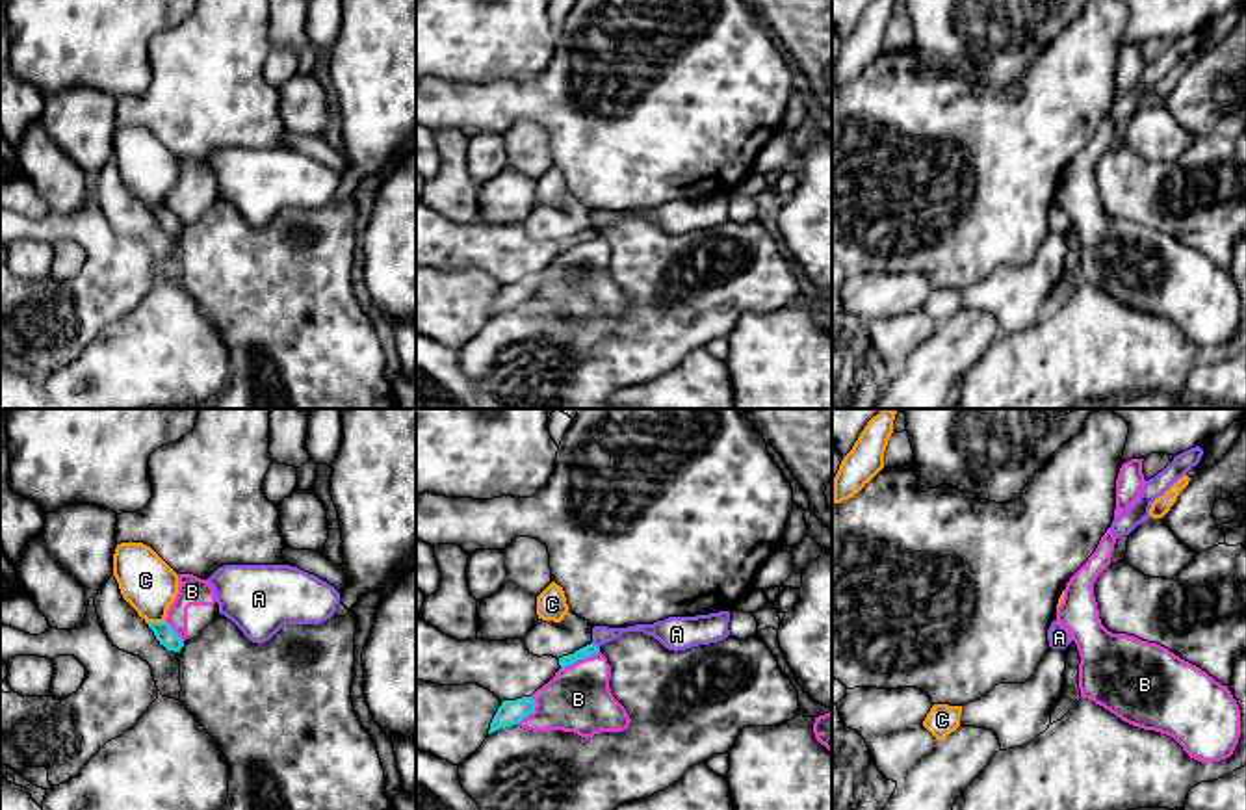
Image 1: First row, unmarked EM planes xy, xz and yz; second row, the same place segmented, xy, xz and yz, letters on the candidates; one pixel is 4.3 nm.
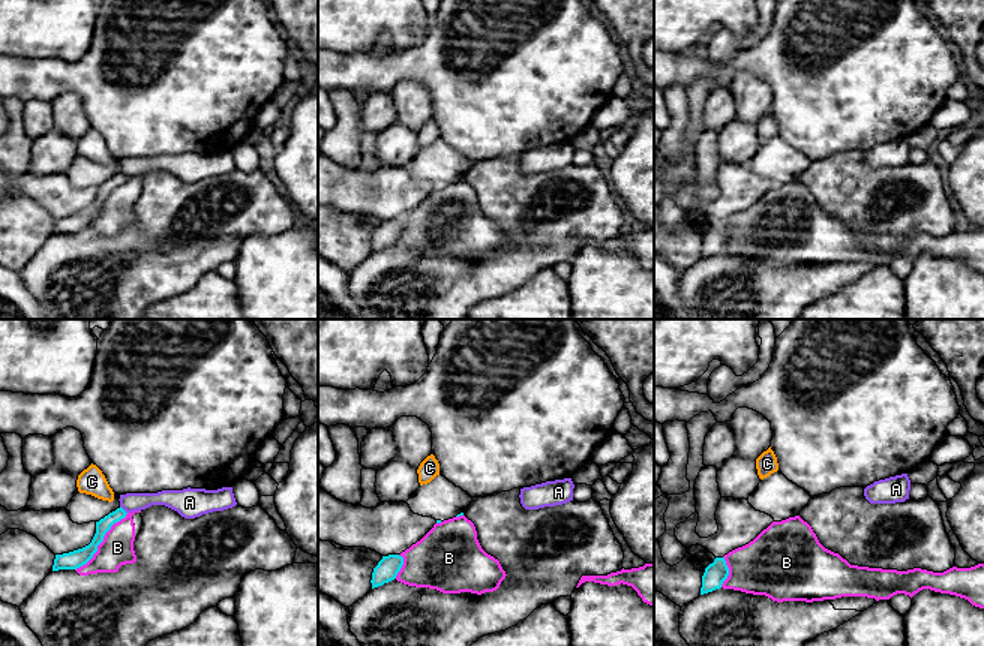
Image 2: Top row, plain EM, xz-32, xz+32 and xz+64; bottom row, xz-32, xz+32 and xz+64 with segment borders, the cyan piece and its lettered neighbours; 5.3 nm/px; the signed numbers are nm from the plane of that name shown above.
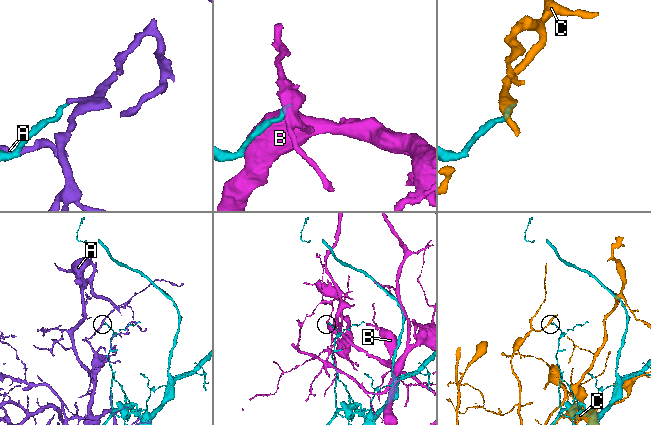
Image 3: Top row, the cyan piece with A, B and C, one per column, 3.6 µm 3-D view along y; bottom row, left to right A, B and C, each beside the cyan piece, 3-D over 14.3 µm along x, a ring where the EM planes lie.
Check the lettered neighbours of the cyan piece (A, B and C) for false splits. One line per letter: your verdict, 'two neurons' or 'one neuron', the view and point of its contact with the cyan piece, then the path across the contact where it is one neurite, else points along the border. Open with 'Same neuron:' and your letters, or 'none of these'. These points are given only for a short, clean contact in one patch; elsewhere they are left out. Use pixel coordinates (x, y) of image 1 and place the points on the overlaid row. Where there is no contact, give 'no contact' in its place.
Same neuron: none of these
A: two neurons | xz (595, 645) | along xz (591, 643), (598, 649)
B: two neurons | xz (580, 658)
C: two neurons | xy (156, 623) | along xy (147, 621), (164, 623)

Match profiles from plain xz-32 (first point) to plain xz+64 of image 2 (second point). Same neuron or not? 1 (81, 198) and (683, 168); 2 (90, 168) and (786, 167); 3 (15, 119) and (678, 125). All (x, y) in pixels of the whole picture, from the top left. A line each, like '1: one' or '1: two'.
1: two
2: one
3: one

